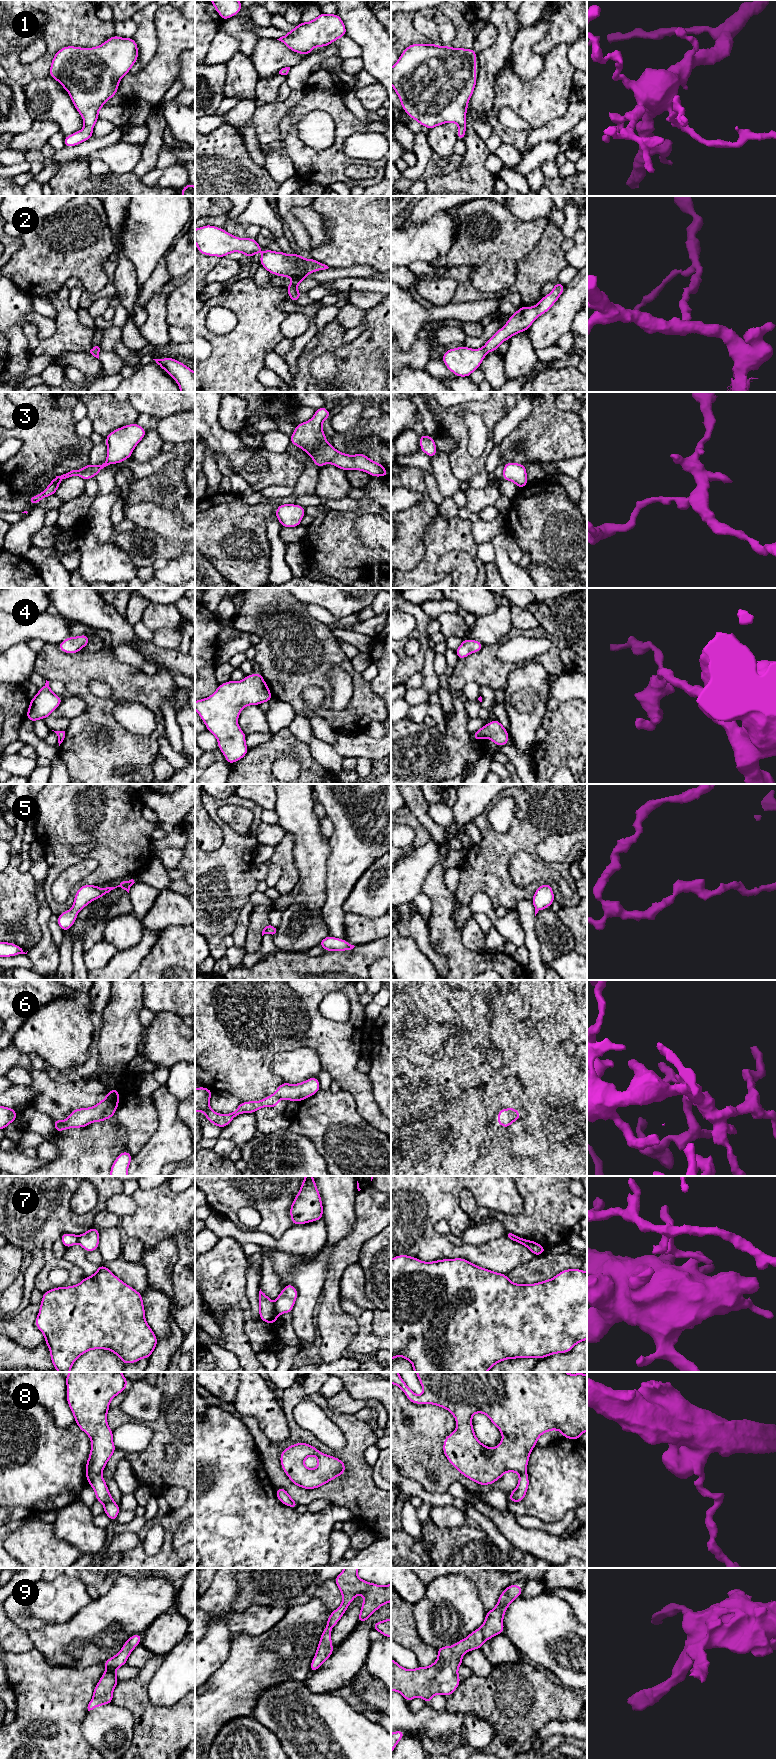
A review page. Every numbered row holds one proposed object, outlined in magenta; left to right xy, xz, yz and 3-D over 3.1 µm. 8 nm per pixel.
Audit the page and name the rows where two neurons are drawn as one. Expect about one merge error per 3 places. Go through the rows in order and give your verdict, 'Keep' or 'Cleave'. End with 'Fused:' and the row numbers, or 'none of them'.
1: Keep
2: Keep
3: Keep
4: Keep
5: Keep
6: Keep
7: Cleave
8: Cleave
9: Keep
Fused: 7, 8

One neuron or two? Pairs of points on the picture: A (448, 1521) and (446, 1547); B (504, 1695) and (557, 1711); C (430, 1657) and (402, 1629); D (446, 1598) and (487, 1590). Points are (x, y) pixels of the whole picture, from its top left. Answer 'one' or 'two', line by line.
A: two
B: one
C: one
D: two

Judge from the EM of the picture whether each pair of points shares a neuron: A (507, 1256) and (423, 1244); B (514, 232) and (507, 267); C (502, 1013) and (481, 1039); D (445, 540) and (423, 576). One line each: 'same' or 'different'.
A: same
B: same
C: different
D: same

